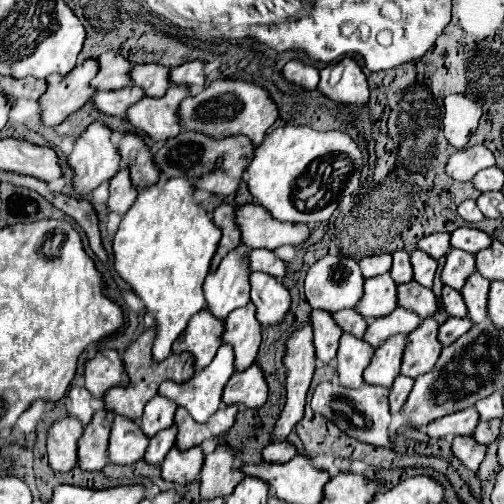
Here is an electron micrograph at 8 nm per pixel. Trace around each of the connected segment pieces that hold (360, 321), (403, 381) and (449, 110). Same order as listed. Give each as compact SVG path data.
M354 308L338 310L338 314L334 314L334 322L338 322L340 330L344 330L346 334L354 334L356 338L362 338L368 326L368 320L362 318Z
M398 376L394 380L394 384L390 388L390 412L392 414L400 412L402 404L406 402L406 398L408 398L408 394L412 390L412 384L414 384L414 380L408 378L408 376Z
M452 94L444 98L444 120L442 130L450 146L462 150L470 140L472 132L478 128L482 116L482 106L462 94Z

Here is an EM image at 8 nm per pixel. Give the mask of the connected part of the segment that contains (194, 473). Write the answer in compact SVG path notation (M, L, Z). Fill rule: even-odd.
M198 446L186 450L186 452L180 452L180 450L172 448L166 454L164 462L160 464L162 480L186 486L186 484L190 484L198 478L202 462L204 462L204 456L202 456L202 450Z

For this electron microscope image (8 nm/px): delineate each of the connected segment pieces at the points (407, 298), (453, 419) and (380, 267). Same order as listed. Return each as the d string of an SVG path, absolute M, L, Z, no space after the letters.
M418 282L398 284L398 306L416 312L420 318L428 318L436 312L436 298L430 288L418 286Z
M466 408L444 418L438 418L426 426L426 434L430 438L444 438L444 436L472 436L474 426L478 424L478 412L474 408Z
M378 254L378 256L362 258L358 264L360 264L360 270L362 270L362 276L372 278L372 276L386 274L390 270L390 262L392 262L390 254Z

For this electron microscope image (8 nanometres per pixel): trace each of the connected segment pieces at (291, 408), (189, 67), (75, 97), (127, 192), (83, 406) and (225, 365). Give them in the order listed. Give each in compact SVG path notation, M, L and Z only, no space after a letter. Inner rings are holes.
M300 324L286 340L286 352L282 358L286 366L286 406L280 412L280 418L276 420L274 432L272 432L272 442L282 442L286 436L292 432L292 428L298 424L298 420L304 414L304 402L306 402L306 392L310 388L310 380L316 368L316 358L314 358L314 346L312 346L312 324Z
M192 60L170 70L170 82L176 86L188 86L200 90L204 86L204 62Z
M94 58L86 60L82 66L76 66L70 74L58 76L50 74L46 80L46 94L38 100L40 120L44 126L62 124L72 112L82 108L90 96L96 92L90 86L90 80L98 72L98 62Z
M120 168L120 172L110 180L110 198L108 198L108 212L118 212L124 214L136 200L138 190L130 182L130 172Z
M72 386L64 396L64 404L66 404L68 414L78 418L84 424L88 424L92 420L92 414L94 414L90 400L92 400L92 394L80 386Z
M220 346L216 358L212 360L212 364L200 372L196 372L188 382L182 384L174 384L174 382L162 382L162 386L158 388L158 394L164 398L170 398L176 406L182 406L190 412L190 416L194 418L194 422L208 422L208 418L220 408L220 398L222 398L222 390L228 382L228 378L234 374L234 350L230 346Z

